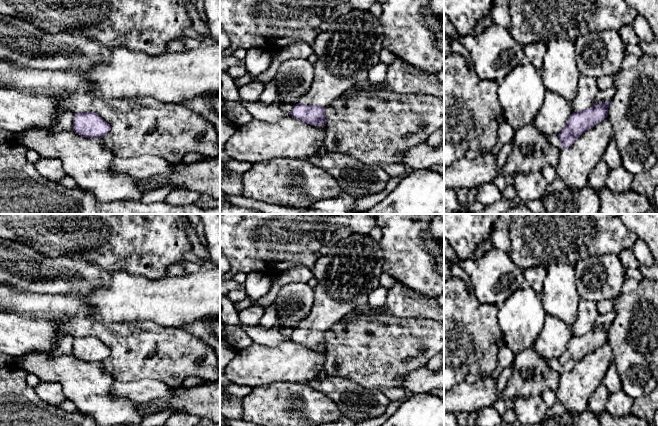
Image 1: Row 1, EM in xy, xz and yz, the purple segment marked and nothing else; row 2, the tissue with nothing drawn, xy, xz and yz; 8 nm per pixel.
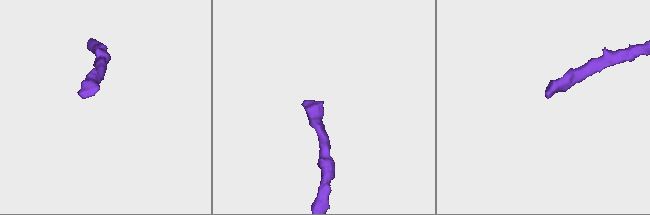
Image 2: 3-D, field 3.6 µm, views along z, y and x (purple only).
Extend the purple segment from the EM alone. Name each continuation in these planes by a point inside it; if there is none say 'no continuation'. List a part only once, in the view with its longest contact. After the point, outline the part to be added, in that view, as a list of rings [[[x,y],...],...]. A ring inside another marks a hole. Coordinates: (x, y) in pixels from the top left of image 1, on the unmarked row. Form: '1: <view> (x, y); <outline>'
1: xz (351, 269); [[[351,235],[342,241],[333,242],[325,255],[319,255],[312,272],[318,284],[314,288],[312,309],[300,327],[328,331],[336,322],[355,311],[358,306],[367,304],[368,295],[380,286],[379,280],[383,273],[383,250],[379,242],[369,235]]]

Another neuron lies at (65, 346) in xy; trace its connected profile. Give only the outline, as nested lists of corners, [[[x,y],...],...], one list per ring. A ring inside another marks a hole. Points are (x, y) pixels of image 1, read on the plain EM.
[[[70,334],[63,335],[59,342],[58,348],[51,354],[51,356],[55,358],[62,355],[72,354],[74,340],[75,337]]]

